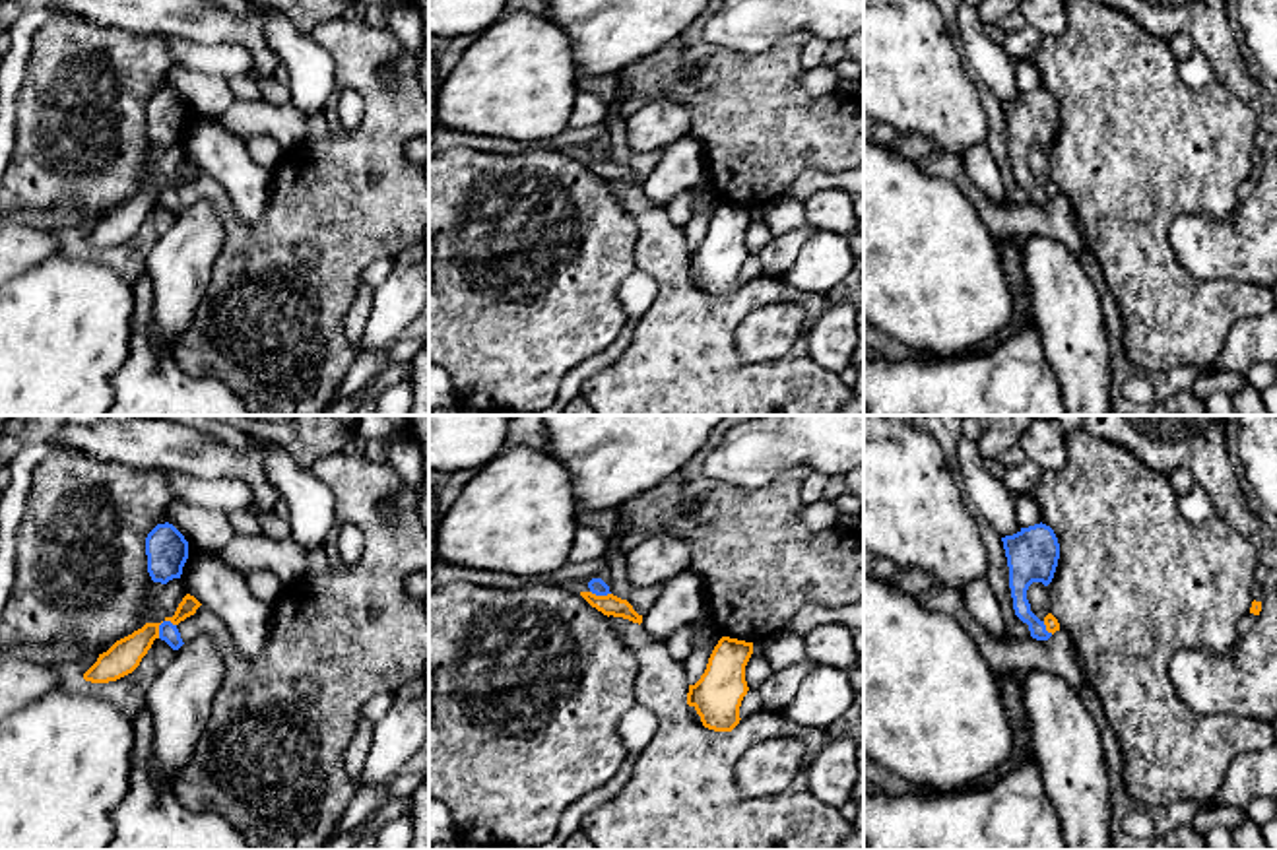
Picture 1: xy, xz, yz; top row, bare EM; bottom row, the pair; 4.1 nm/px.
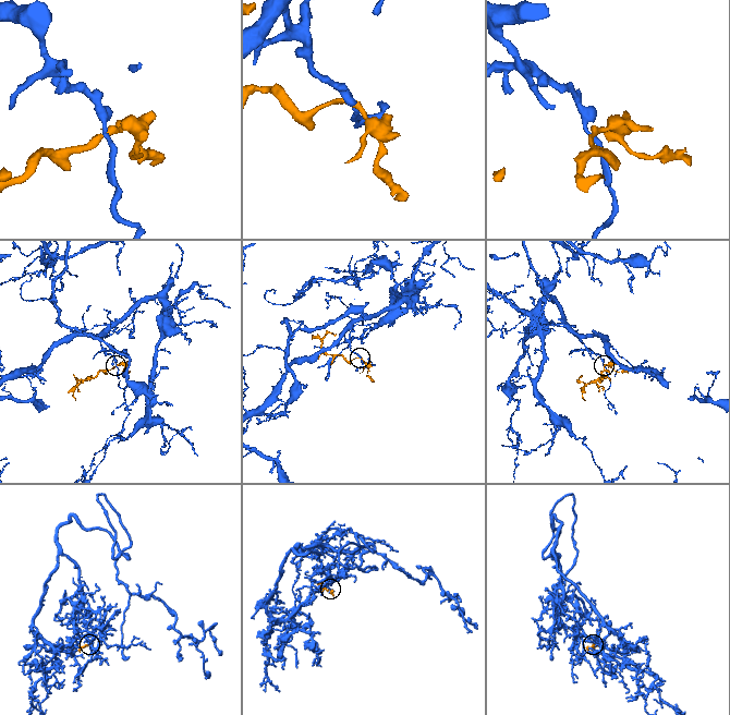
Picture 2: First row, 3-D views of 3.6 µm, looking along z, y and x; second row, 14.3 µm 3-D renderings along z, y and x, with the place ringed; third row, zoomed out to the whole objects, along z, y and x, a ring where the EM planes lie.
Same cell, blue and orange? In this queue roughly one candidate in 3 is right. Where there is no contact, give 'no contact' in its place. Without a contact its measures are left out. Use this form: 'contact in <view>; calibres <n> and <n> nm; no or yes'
contact in xy; calibres 80 and 140 nm; no

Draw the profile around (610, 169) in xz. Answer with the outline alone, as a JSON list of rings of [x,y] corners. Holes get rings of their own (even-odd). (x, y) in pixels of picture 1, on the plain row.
[[[580,157],[580,161],[598,177],[602,177],[604,180],[613,180],[613,182],[623,182],[629,184],[633,188],[642,188],[642,180],[638,180],[633,171],[627,165],[621,165],[613,159],[607,161],[596,161],[592,157]]]

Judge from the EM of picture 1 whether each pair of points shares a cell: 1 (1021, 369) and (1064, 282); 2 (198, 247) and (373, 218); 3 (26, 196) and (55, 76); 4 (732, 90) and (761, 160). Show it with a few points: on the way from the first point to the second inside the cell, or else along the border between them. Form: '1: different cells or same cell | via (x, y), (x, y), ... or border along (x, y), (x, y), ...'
1: different cells | border along (1029, 297), (1045, 359), (1056, 377)
2: different cells | border along (204, 200), (224, 228), (224, 245), (206, 286)
3: same cell | via (47, 167), (55, 160), (55, 105)
4: same cell | via (744, 107), (757, 125), (757, 142)

